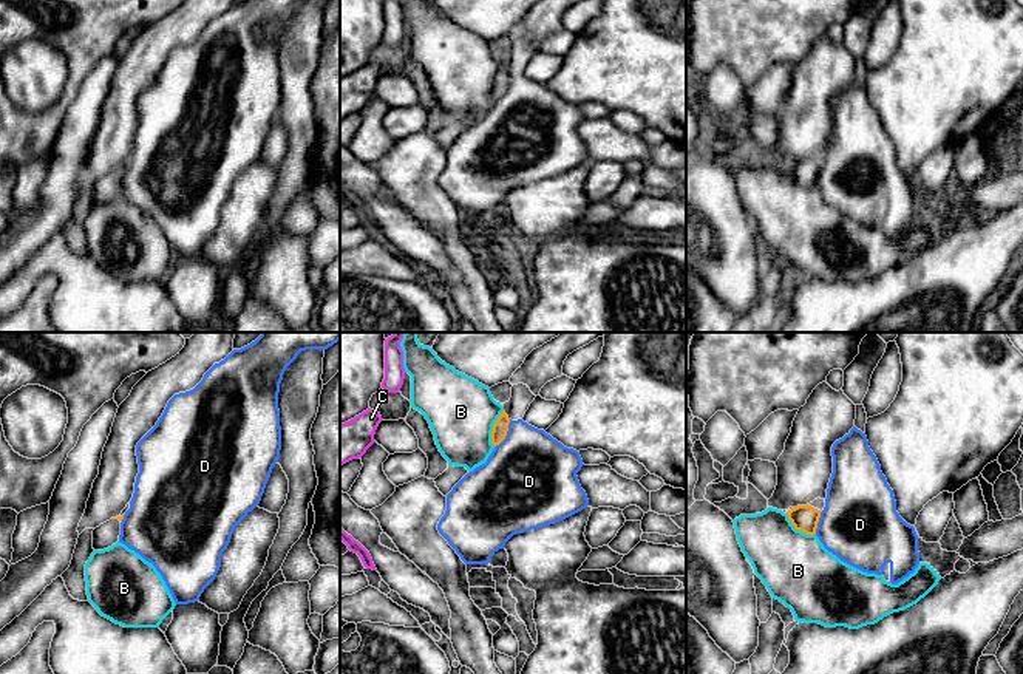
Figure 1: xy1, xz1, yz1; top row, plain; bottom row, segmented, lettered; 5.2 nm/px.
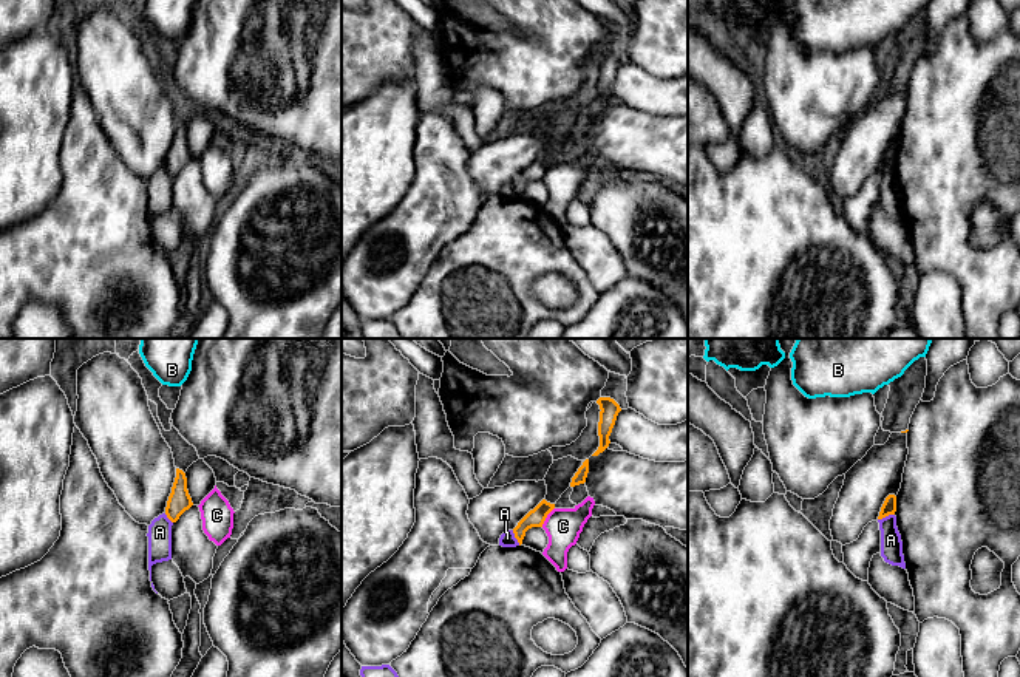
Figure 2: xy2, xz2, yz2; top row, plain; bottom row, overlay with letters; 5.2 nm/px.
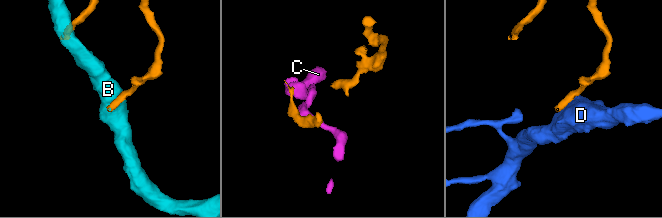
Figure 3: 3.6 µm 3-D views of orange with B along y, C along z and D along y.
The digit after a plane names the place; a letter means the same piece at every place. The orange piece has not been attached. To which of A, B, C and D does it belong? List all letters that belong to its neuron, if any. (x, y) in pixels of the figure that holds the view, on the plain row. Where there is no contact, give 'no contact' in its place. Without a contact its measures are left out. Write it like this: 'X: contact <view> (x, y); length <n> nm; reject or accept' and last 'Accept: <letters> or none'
A: contact yz2 (886, 169); length 90 nm; reject
B: contact xz1 (493, 82); length 200 nm; reject
C: contact xz2 (546, 170); length 120 nm; reject
D: contact xz1 (506, 87); length 170 nm; reject
Accept: none

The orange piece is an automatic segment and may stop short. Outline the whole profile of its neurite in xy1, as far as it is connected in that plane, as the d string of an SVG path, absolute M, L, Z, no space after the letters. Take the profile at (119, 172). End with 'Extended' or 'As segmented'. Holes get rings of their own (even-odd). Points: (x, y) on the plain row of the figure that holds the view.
M122 170L111 172L93 184L93 203L104 204L119 195Z. Extended

